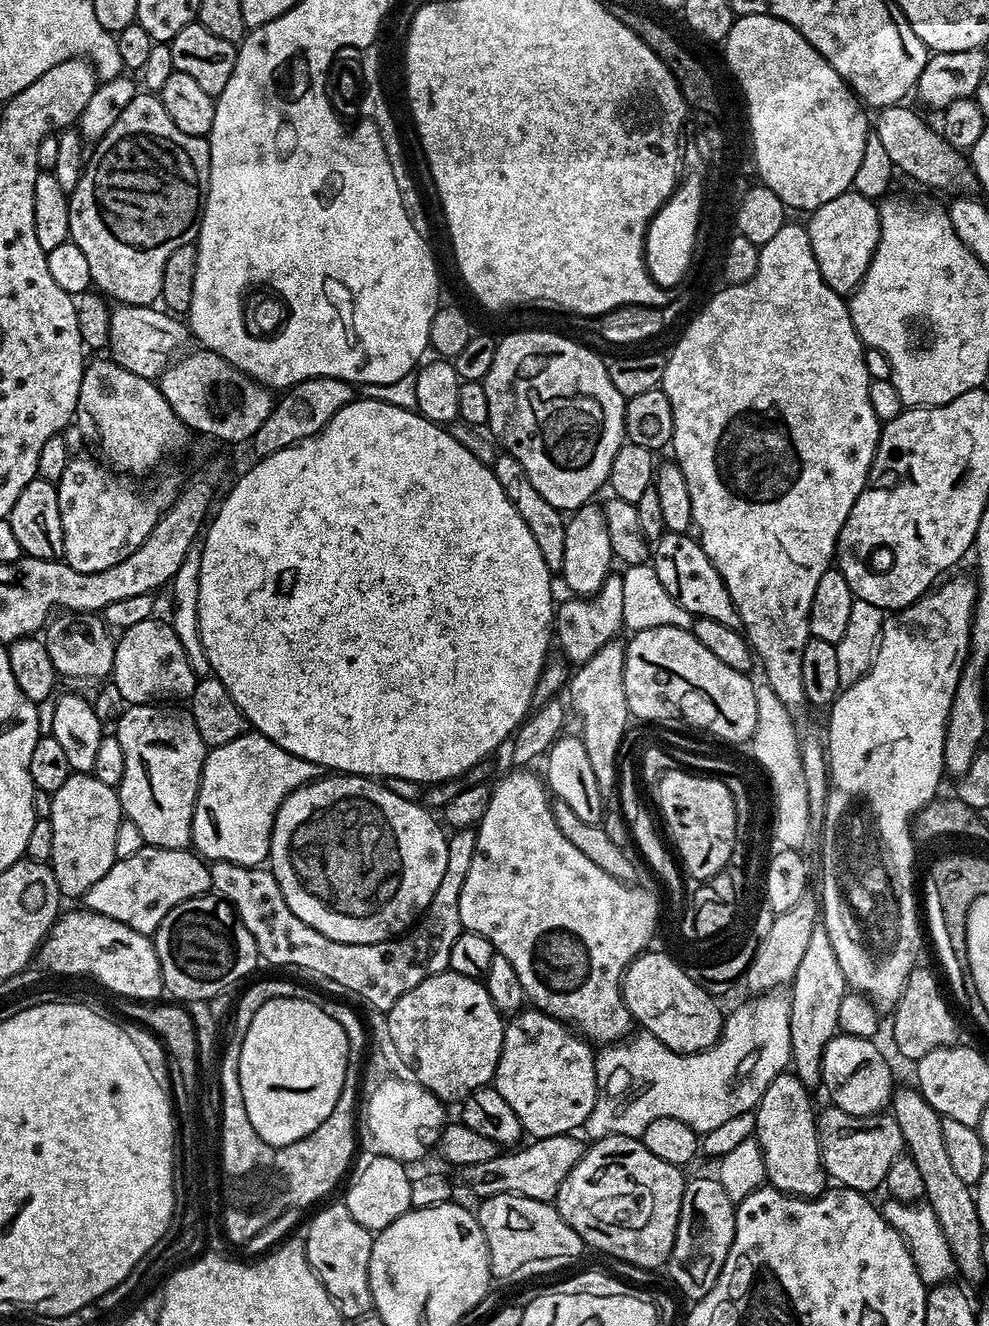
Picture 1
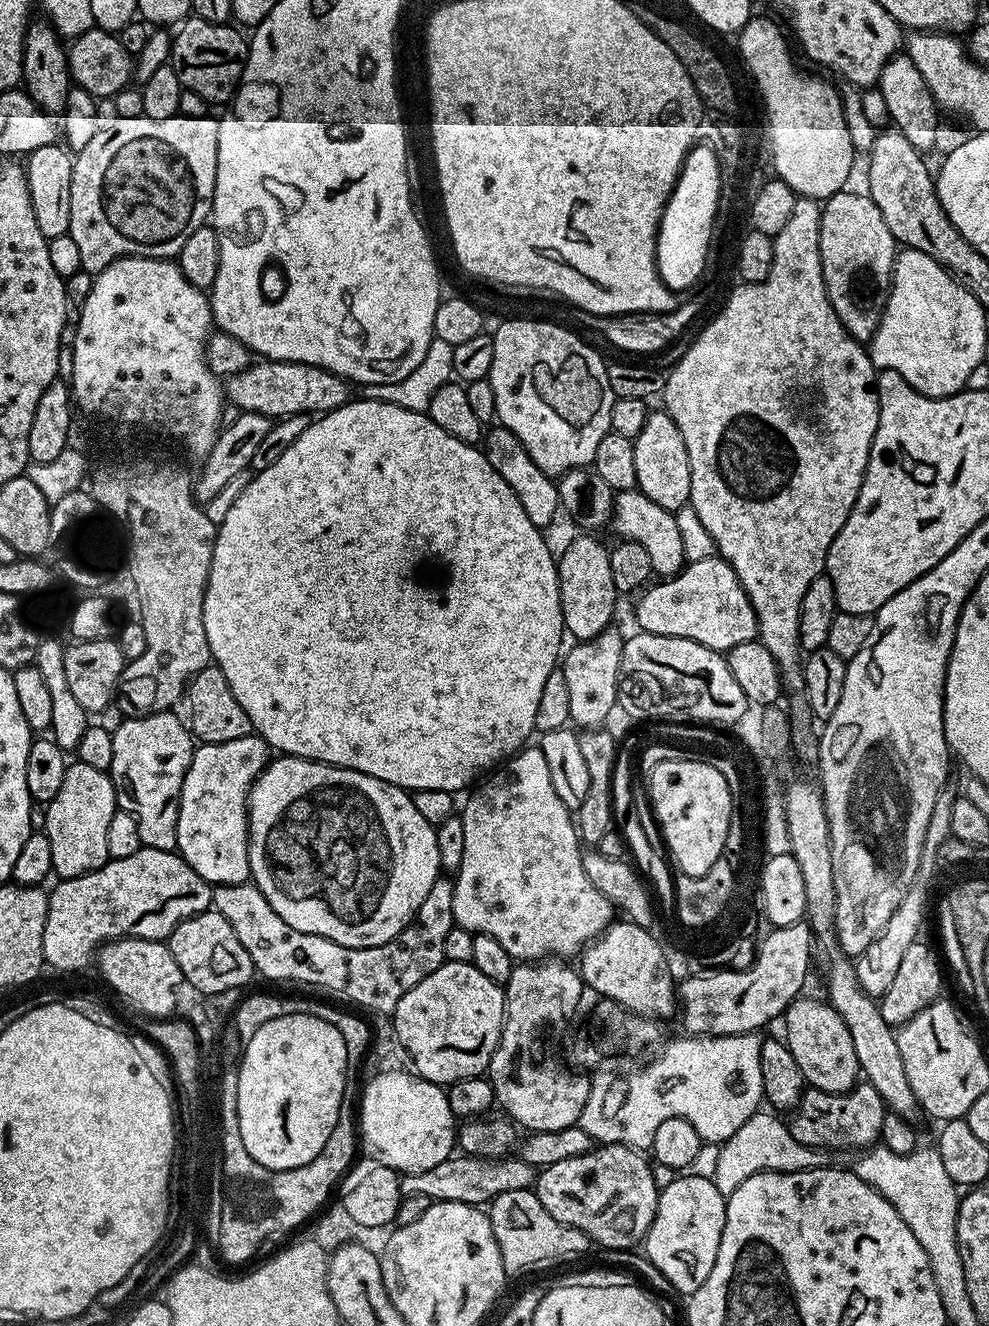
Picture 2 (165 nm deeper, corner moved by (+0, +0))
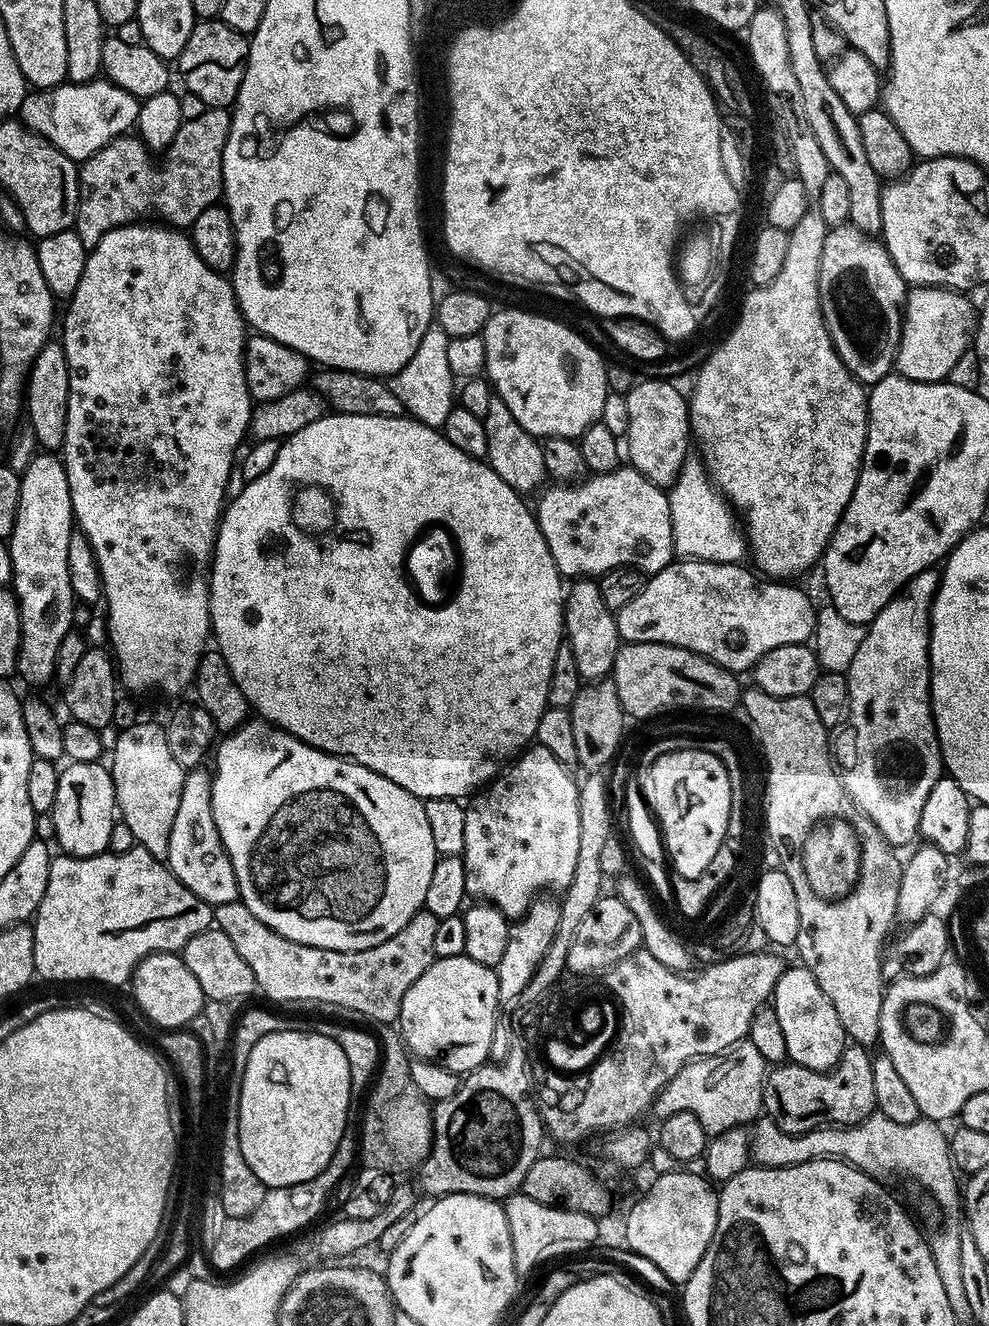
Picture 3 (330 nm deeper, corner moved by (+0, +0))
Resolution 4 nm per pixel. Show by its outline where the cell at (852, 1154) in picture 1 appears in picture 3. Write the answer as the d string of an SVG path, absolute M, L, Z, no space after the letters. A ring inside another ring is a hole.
M849 1043L845 1047L840 1061L829 1072L810 1070L806 1066L791 1062L769 1067L764 1078L763 1111L782 1131L794 1136L815 1128L860 1124L867 1116L876 1111L872 1058L873 1053L869 1049L864 1048L861 1044Z

